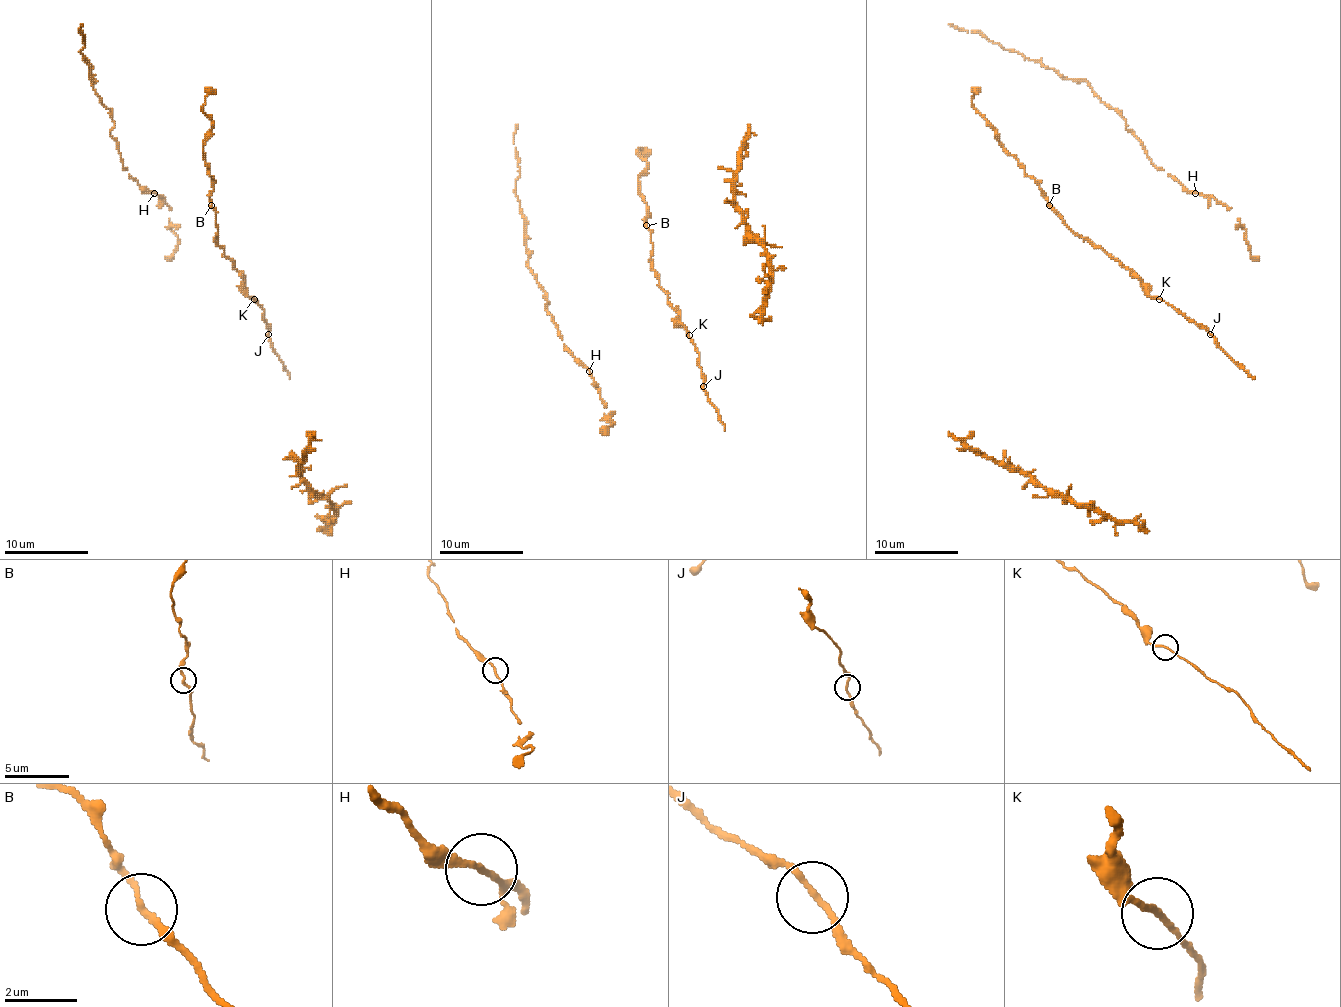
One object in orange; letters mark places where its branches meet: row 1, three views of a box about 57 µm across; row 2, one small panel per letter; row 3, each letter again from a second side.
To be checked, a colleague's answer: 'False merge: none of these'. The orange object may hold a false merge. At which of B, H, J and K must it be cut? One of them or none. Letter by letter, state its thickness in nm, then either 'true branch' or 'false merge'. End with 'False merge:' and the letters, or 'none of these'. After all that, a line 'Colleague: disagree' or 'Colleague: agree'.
B: 160 nm | true branch
H: 160 nm | true branch
J: 160 nm | true branch
K: 150 nm | true branch
False merge: none of these
Colleague: agree

